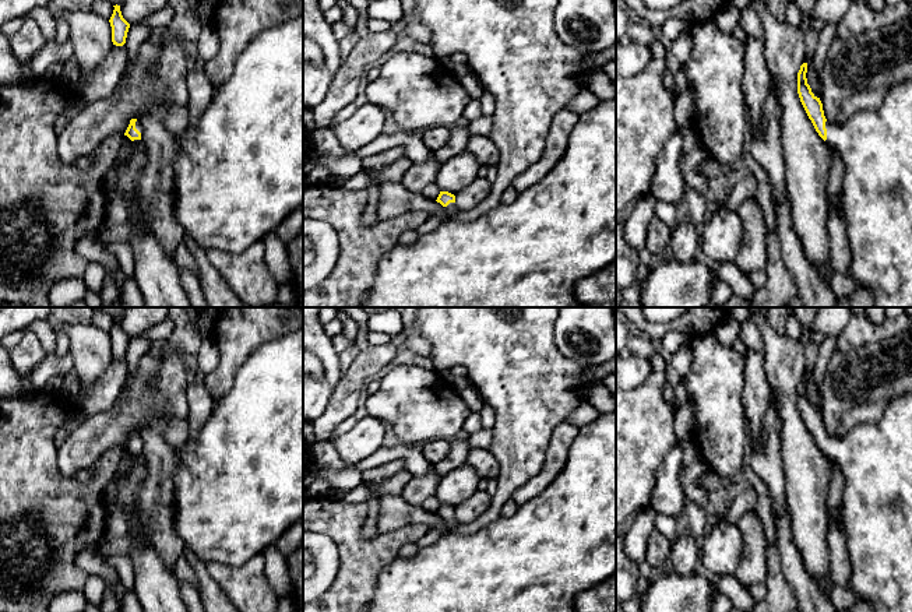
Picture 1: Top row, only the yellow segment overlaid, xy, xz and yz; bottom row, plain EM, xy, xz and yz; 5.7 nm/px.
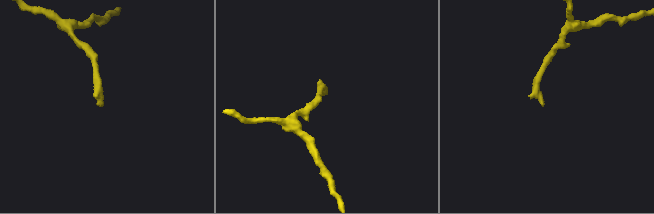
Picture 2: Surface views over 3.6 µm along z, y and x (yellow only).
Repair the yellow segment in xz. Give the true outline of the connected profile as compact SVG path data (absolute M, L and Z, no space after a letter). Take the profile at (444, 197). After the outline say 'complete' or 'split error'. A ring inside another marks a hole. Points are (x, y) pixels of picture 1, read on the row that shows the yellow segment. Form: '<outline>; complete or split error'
M616 96L601 101L595 108L581 113L568 138L567 150L556 166L538 183L521 191L511 204L500 204L475 219L458 219L455 196L440 191L437 200L446 214L440 226L411 245L397 245L378 260L369 295L360 307L585 307L574 296L575 284L596 271L608 267L616 260Z; split error

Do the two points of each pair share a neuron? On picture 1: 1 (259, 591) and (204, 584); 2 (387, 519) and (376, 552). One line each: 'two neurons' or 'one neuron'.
1: two neurons
2: two neurons

